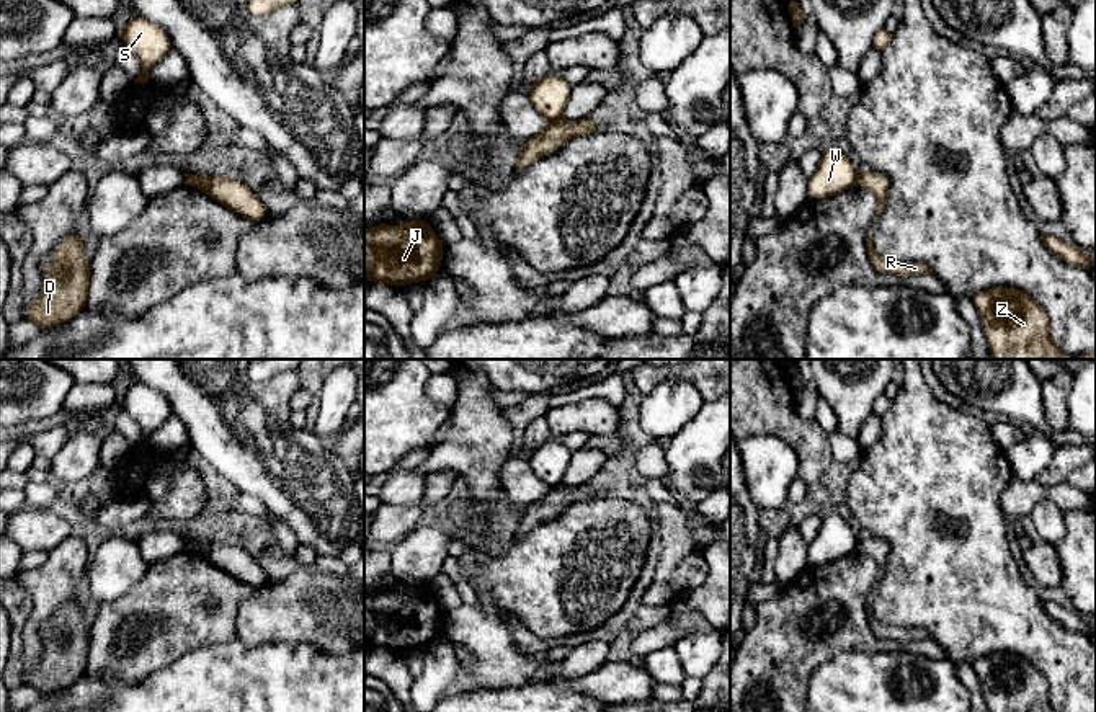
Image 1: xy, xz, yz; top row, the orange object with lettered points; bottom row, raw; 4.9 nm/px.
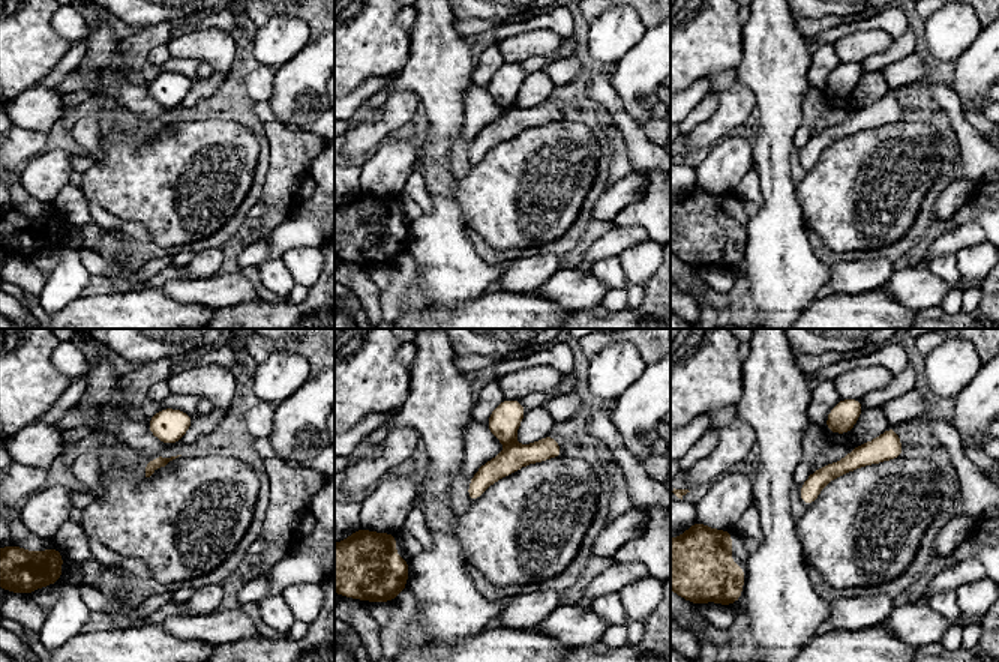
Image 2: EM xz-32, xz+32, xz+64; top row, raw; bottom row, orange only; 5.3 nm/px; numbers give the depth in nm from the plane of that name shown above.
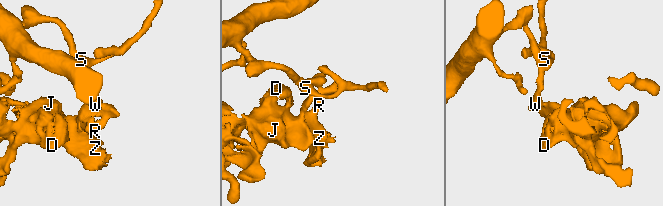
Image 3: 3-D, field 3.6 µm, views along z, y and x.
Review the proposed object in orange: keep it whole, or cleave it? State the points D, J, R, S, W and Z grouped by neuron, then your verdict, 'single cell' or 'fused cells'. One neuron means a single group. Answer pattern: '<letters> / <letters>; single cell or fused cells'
D J R Z / S W; fused cells

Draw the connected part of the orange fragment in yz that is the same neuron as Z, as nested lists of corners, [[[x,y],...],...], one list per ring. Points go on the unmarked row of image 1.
[[[996,652],[970,661],[988,712],[1055,712],[1049,681],[1026,656]]]

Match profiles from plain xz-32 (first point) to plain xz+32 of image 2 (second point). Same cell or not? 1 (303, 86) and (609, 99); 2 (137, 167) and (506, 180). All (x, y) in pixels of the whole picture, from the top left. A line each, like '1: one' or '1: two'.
1: two
2: one

